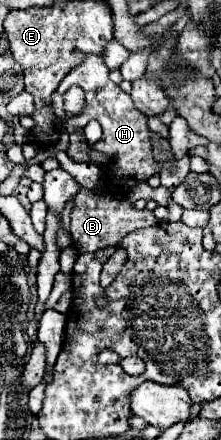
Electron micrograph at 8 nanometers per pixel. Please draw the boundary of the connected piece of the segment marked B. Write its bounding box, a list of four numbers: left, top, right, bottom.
[70,187,158,253]

